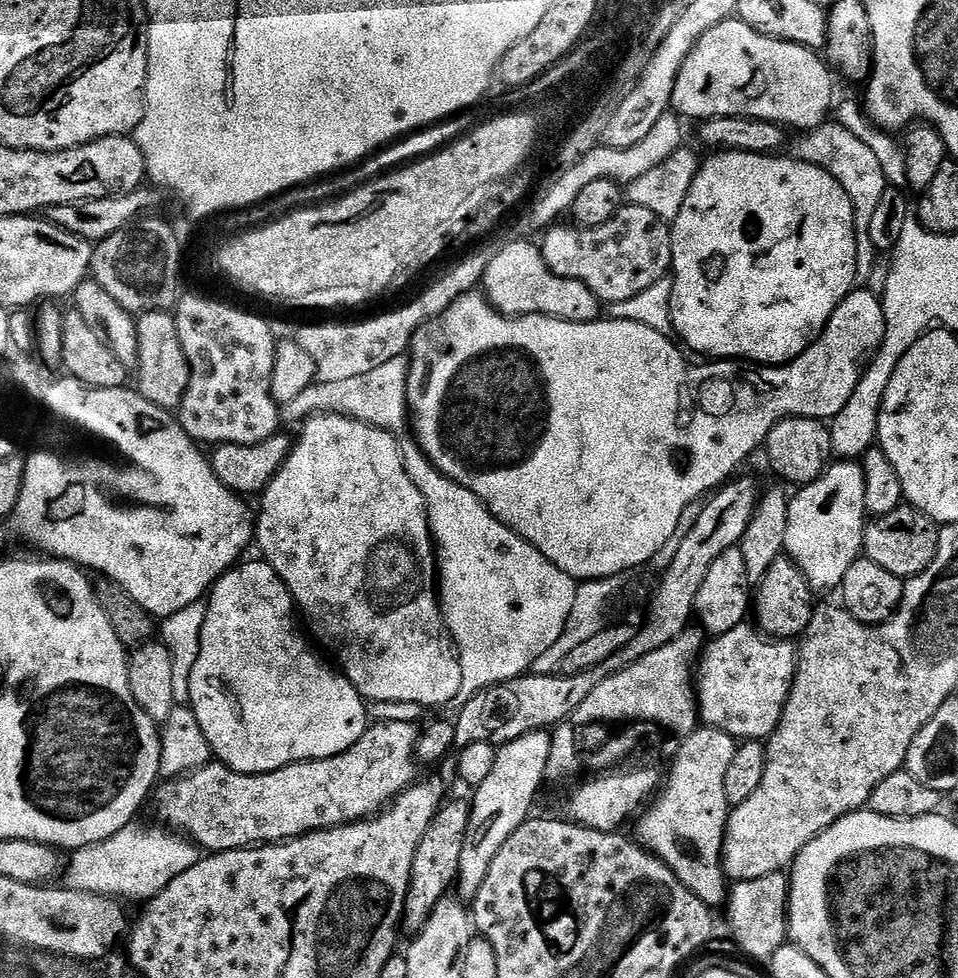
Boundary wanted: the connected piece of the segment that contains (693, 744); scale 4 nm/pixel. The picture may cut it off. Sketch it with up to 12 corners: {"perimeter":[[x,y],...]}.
{"perimeter":[[707,726],[675,749],[635,821],[640,847],[713,910],[726,770],[737,741]]}

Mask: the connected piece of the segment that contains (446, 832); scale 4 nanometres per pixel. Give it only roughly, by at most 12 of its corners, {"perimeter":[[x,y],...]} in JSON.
{"perimeter":[[447,801],[414,856],[402,932],[415,938],[457,881],[471,812]]}

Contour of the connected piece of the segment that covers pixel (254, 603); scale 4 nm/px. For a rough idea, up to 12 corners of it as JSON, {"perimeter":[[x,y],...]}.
{"perimeter":[[260,558],[206,600],[187,703],[261,776],[342,755],[364,697]]}

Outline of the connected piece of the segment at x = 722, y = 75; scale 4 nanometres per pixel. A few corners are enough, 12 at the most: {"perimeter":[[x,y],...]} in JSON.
{"perimeter":[[739,18],[682,62],[672,108],[807,134],[834,108],[813,49]]}

